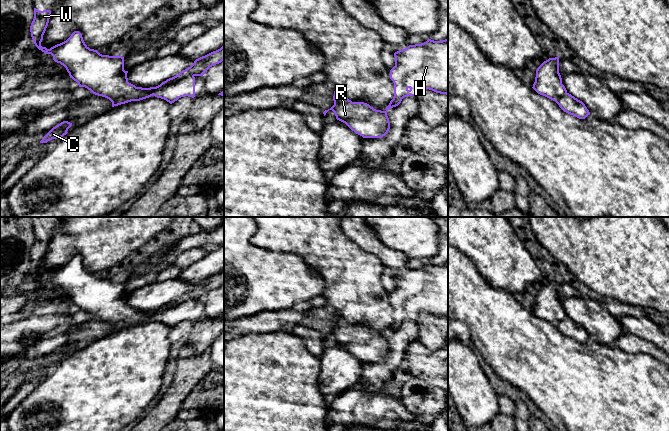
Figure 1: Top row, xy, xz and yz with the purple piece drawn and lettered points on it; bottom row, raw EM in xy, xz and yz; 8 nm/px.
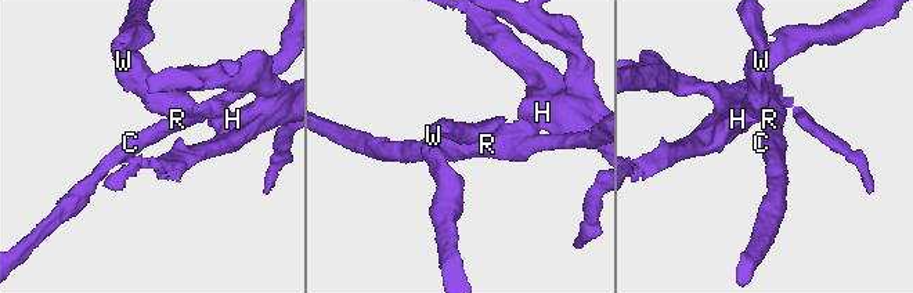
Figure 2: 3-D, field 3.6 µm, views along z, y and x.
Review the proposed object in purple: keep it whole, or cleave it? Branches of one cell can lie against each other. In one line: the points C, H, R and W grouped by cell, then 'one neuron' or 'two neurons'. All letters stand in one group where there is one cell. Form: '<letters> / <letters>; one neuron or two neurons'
C R / H W; two neurons

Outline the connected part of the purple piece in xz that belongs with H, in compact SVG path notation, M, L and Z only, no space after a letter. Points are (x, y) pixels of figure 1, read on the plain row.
M448 262L442 265L428 264L421 268L409 269L394 277L395 290L390 294L394 307L394 321L386 335L398 330L407 320L416 320L421 312L448 319Z

